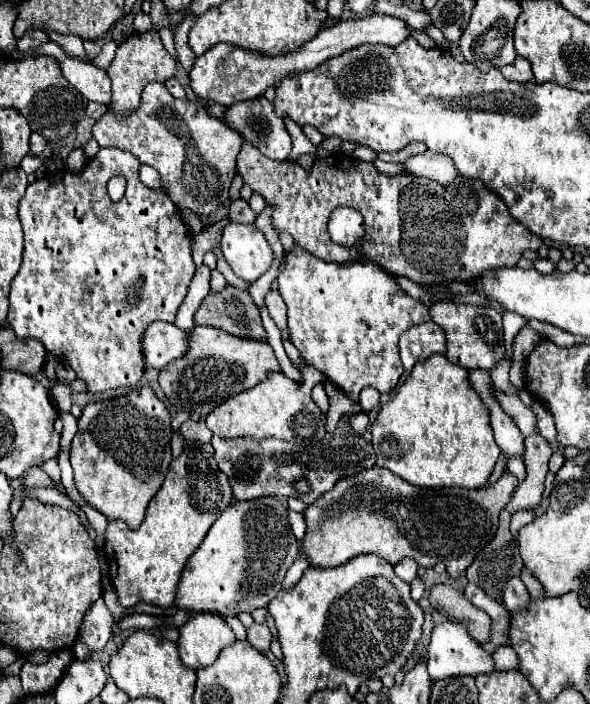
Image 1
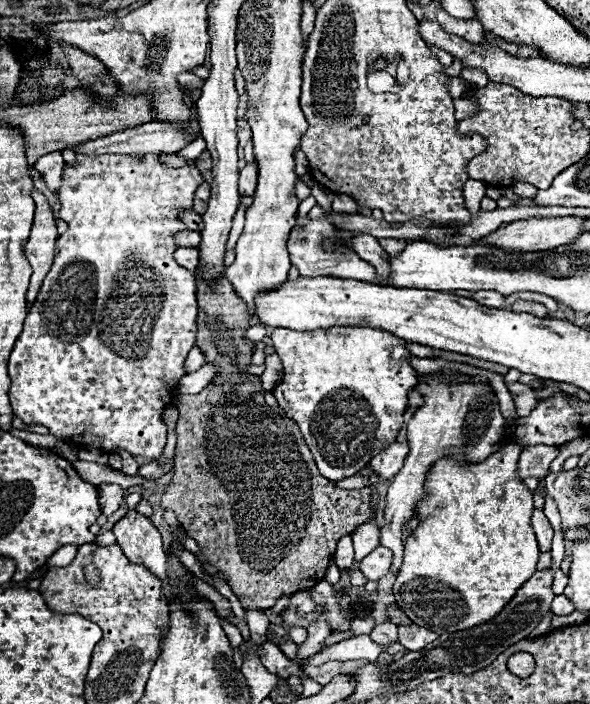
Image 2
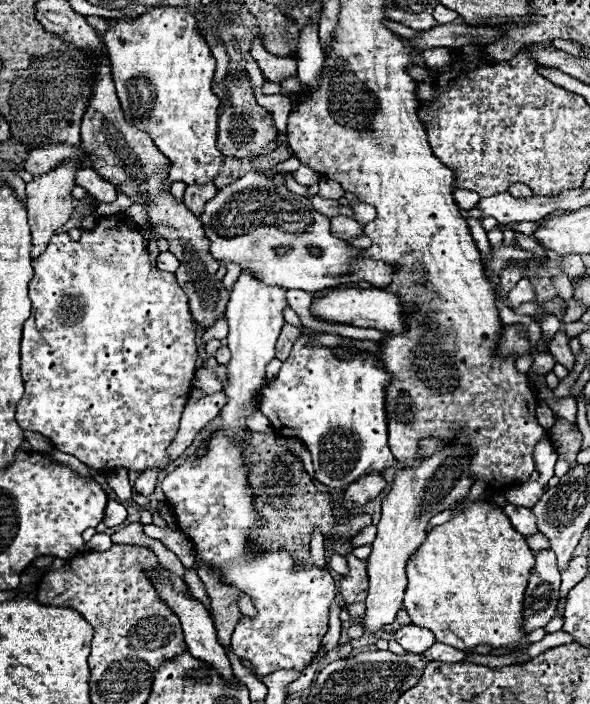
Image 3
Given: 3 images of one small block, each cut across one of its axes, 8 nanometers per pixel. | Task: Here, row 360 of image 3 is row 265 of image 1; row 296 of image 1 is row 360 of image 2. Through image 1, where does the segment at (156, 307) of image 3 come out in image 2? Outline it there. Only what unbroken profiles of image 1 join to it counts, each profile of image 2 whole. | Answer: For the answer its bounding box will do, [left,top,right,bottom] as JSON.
[8,154,204,458]

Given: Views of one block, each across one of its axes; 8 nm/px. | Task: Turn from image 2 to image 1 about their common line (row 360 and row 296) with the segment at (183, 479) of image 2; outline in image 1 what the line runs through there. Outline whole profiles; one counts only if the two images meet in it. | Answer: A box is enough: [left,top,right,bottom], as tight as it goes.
[194,286,268,340]

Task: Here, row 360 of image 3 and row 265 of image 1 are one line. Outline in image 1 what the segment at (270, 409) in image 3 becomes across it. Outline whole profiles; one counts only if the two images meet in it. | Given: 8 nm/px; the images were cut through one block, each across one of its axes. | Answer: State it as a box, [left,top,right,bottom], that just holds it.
[278,244,430,404]

